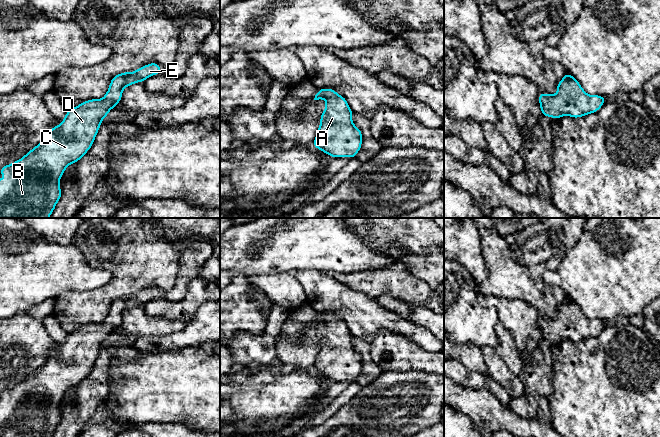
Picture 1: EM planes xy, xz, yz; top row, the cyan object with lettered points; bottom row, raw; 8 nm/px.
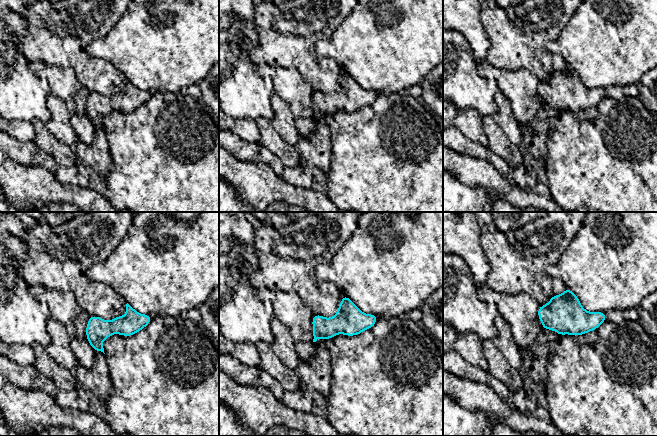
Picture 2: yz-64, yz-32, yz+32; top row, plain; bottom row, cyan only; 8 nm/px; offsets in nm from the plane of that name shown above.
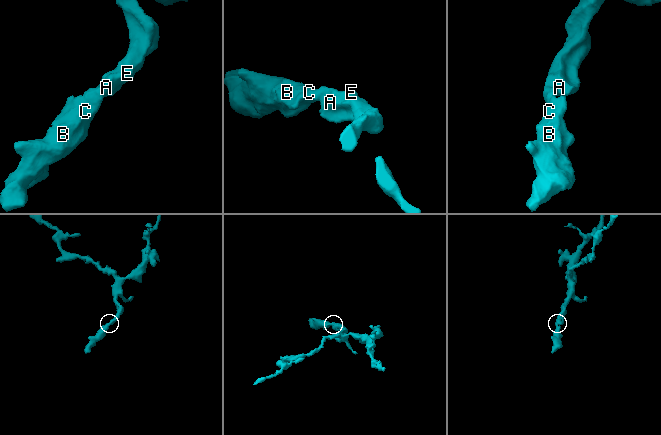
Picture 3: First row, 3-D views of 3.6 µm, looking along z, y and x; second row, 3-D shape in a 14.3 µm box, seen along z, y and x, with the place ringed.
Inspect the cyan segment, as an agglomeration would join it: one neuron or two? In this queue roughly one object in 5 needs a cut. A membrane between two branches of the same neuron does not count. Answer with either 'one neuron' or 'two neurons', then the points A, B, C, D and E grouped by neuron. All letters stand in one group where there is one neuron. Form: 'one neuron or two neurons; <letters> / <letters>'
one neuron; A B C D E

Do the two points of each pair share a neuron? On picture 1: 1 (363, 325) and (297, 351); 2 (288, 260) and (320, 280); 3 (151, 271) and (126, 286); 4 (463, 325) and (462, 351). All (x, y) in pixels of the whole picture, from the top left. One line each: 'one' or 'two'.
1: two
2: two
3: one
4: two

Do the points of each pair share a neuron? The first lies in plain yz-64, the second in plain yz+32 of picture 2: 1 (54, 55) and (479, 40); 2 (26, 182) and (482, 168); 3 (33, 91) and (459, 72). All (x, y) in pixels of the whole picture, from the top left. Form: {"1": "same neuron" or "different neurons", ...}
{"1": "different neurons", "2": "same neuron", "3": "same neuron"}

